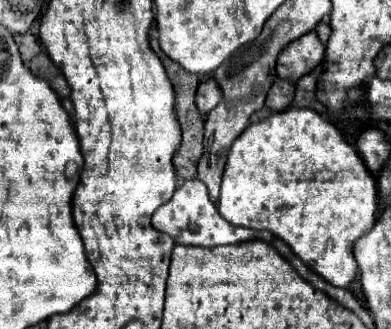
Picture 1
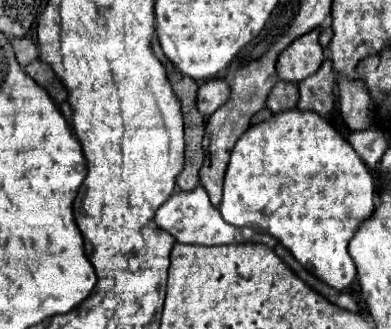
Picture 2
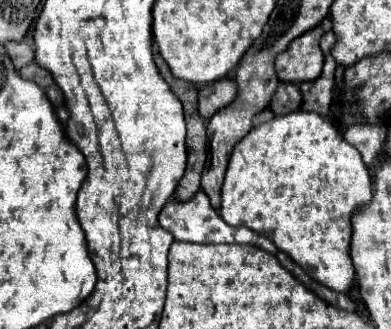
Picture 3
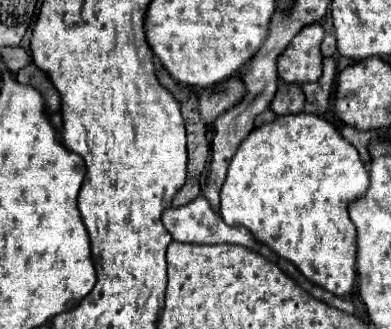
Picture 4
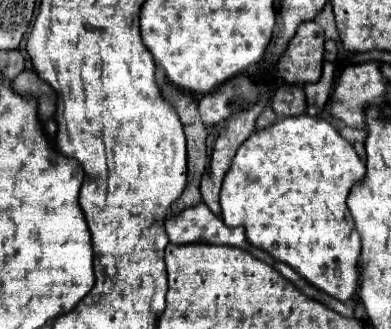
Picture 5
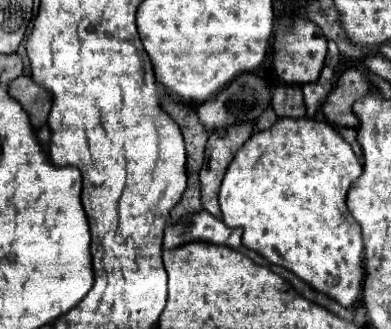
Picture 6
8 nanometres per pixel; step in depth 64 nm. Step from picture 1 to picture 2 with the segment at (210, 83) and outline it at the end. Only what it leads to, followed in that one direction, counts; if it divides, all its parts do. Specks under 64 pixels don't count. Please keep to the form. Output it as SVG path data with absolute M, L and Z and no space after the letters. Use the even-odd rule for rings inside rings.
M212 78L198 88L198 112L208 118L220 104L228 100L228 86L220 78Z

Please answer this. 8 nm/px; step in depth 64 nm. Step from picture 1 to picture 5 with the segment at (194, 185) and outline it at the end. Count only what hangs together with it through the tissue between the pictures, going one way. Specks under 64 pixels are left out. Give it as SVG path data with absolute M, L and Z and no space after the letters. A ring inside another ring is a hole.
M204 202L192 208L186 208L180 214L170 214L164 224L172 244L190 244L190 242L226 244L226 246L244 248L252 252L252 256L258 256L264 262L276 262L268 252L248 244L246 232L242 226L238 228L226 226L222 218L212 214L212 210Z

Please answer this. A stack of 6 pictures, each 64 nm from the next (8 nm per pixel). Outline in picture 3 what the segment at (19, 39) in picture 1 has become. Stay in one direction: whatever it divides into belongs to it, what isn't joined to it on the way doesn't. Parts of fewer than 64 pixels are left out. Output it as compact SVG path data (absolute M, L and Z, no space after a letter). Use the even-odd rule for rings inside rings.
M8 42L4 46L6 46L8 54L12 56L12 62L14 62L16 70L24 68L26 64L30 64L34 60L34 50L26 42Z

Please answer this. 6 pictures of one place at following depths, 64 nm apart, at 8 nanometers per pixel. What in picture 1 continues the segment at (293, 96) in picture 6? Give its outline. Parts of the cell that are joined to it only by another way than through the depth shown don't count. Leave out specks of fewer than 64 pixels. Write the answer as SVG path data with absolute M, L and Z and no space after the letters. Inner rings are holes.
M276 80L266 96L266 106L274 112L286 110L292 104L292 96L294 96L294 82L290 80Z

